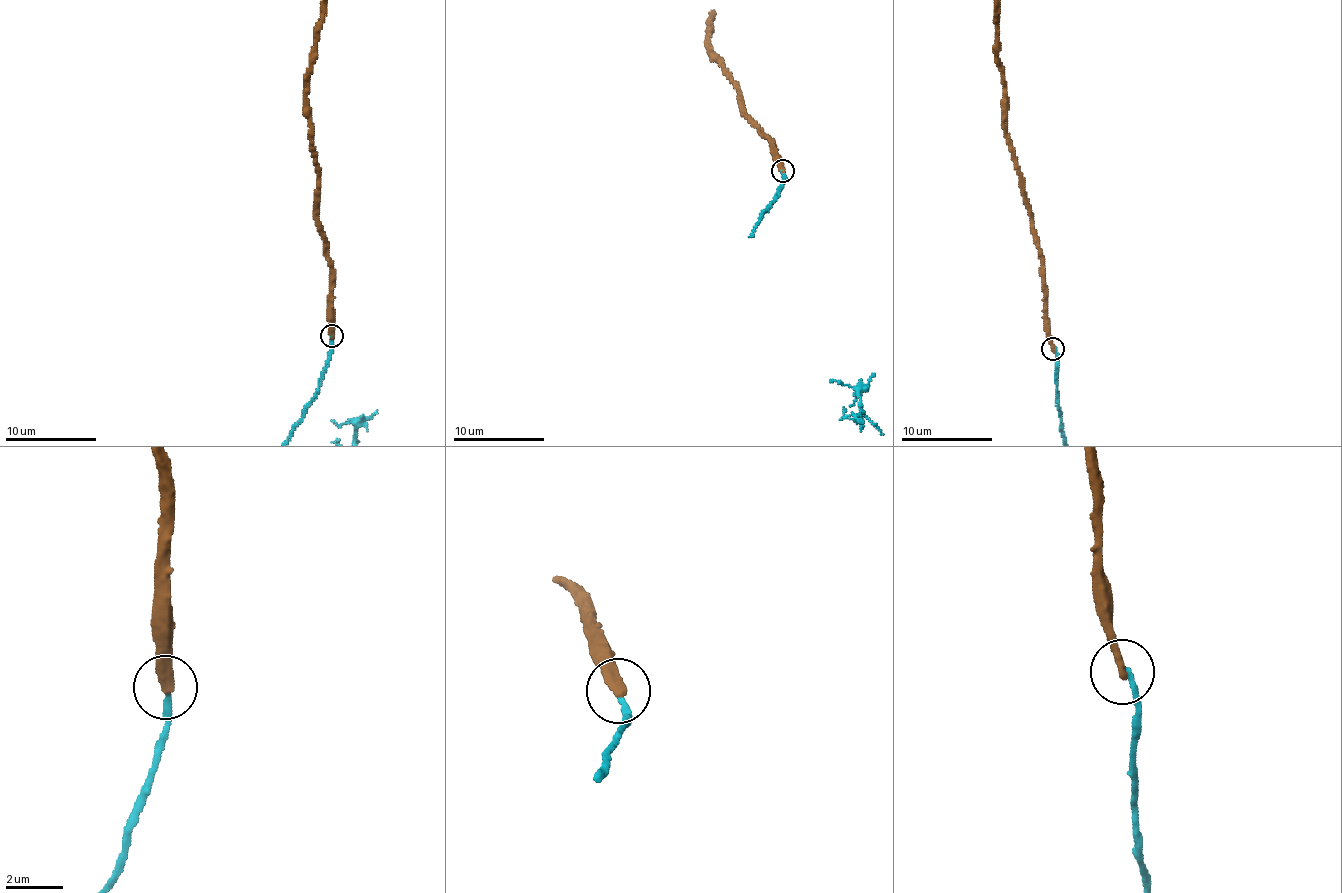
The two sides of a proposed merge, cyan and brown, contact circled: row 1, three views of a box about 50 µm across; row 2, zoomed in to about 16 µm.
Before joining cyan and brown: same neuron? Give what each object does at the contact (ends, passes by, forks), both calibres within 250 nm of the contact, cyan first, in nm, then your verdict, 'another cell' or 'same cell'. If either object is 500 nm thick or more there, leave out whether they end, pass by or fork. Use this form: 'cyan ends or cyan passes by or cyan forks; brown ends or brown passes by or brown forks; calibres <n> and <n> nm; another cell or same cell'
cyan ends; brown ends; calibres 170 and 340 nm; another cell

